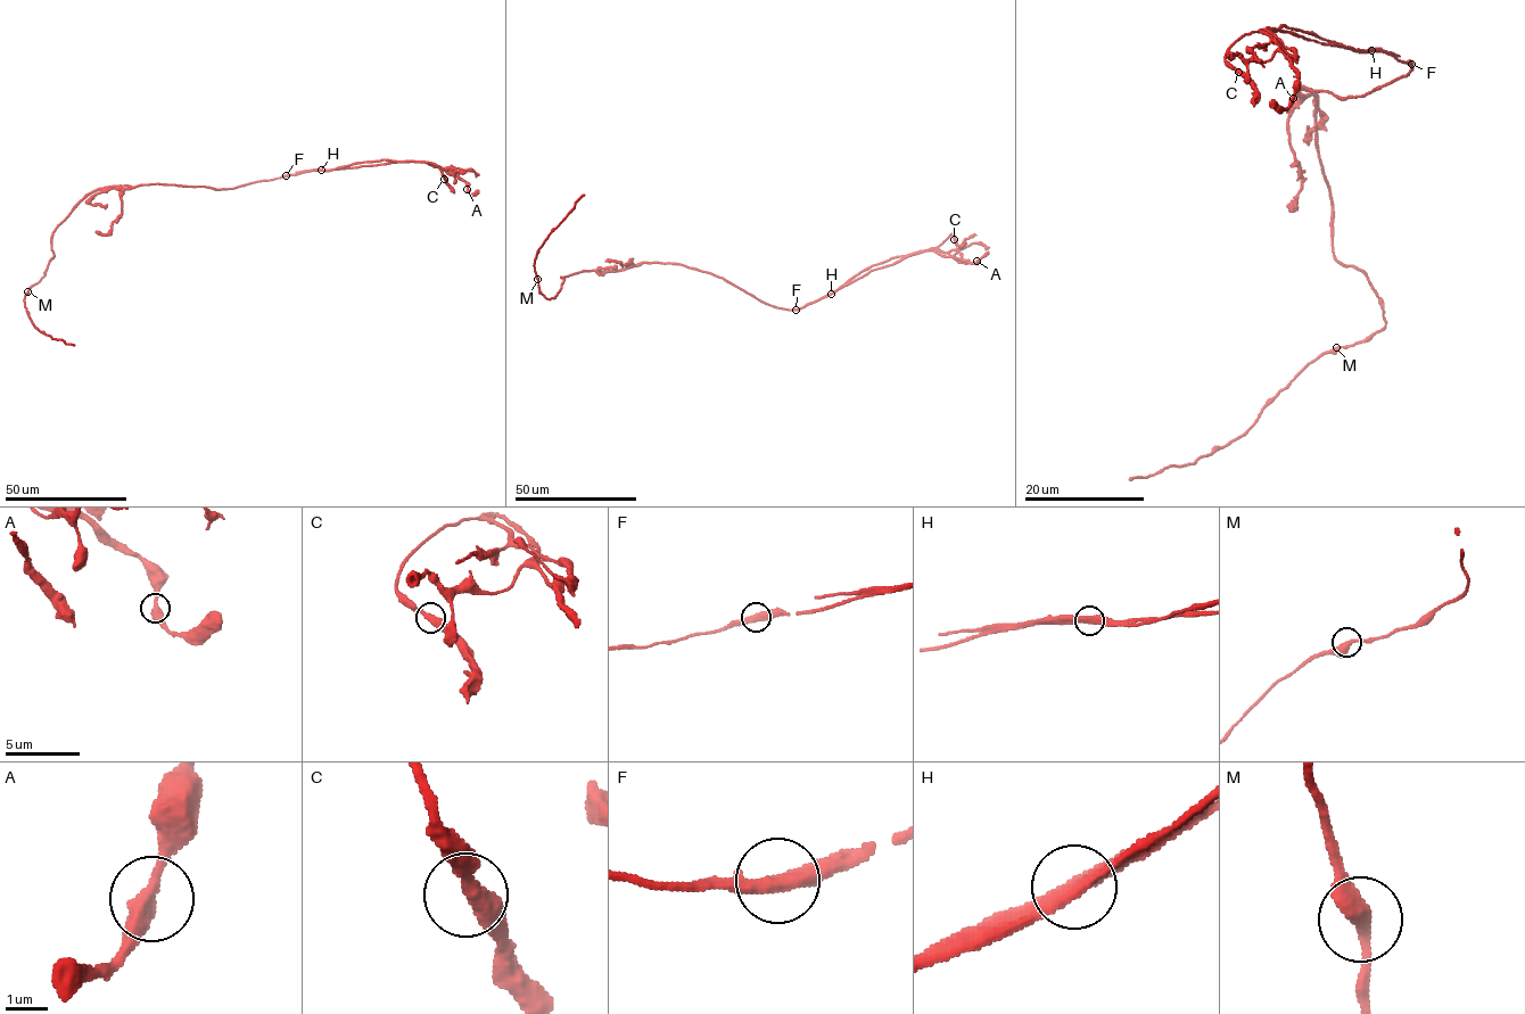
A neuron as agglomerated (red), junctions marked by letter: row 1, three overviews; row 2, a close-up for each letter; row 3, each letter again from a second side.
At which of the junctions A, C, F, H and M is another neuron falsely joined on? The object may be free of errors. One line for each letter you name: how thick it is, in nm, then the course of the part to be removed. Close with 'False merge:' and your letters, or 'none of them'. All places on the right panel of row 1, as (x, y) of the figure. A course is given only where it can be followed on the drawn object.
H: calibre 400 nm; course (1373, 50), (1326, 44), (1278, 30), (1263, 30), (1270, 40), (1264, 46), (1247, 50), (1264, 67)
False merge: H

